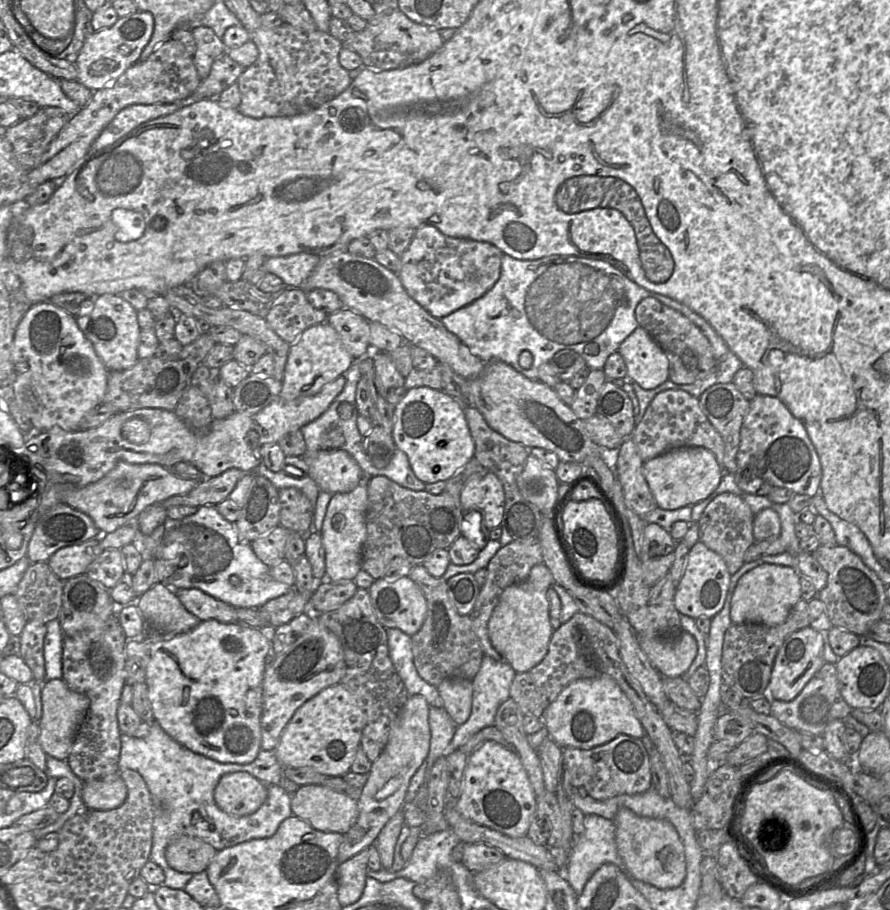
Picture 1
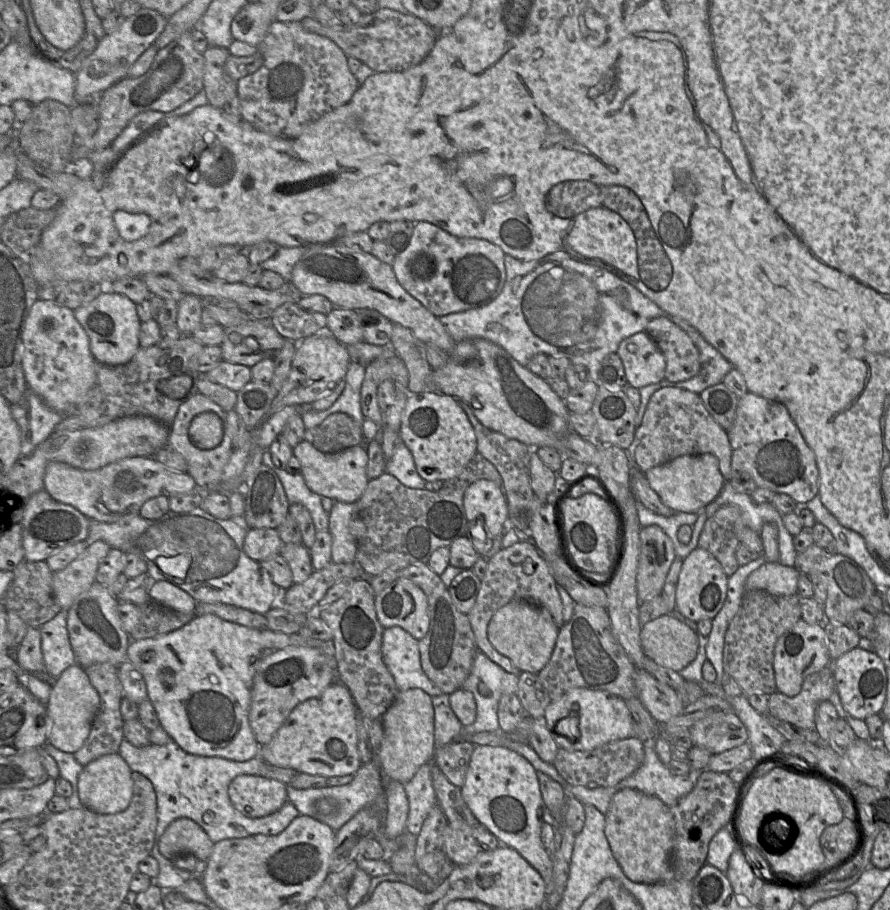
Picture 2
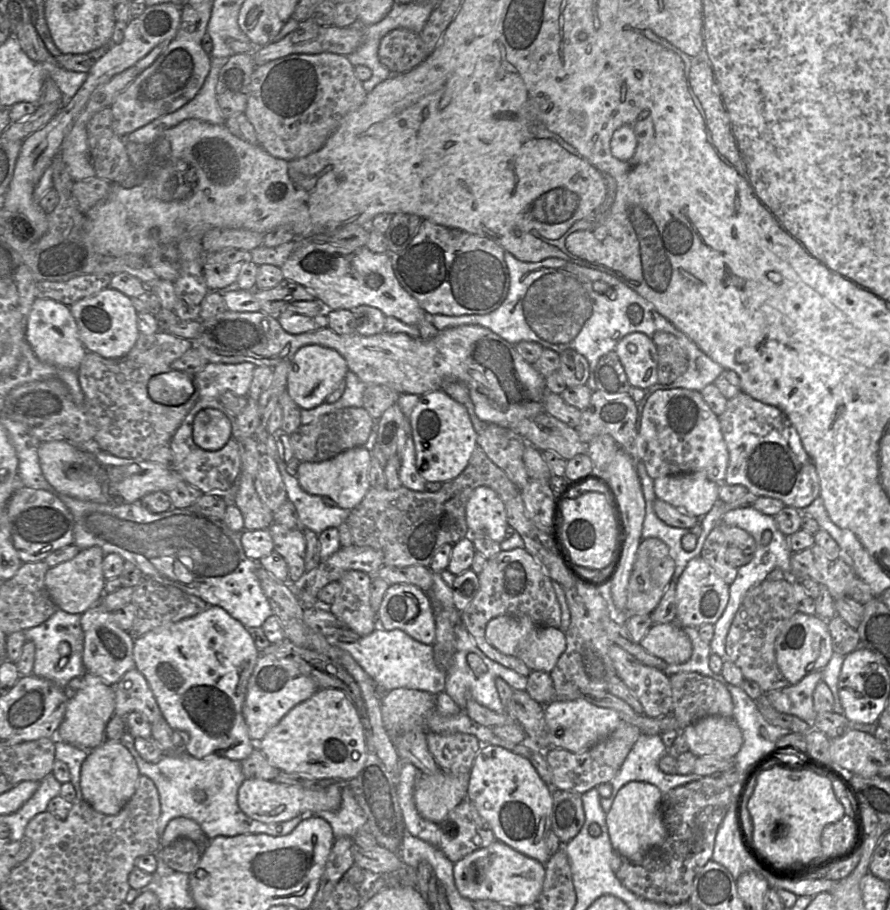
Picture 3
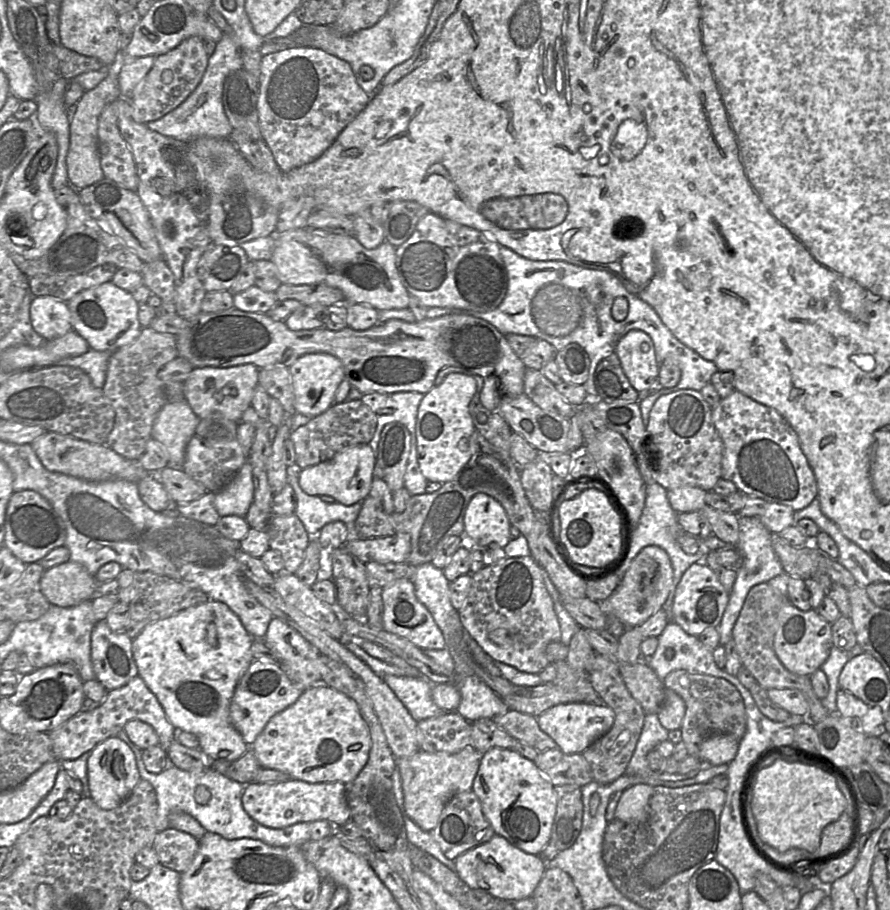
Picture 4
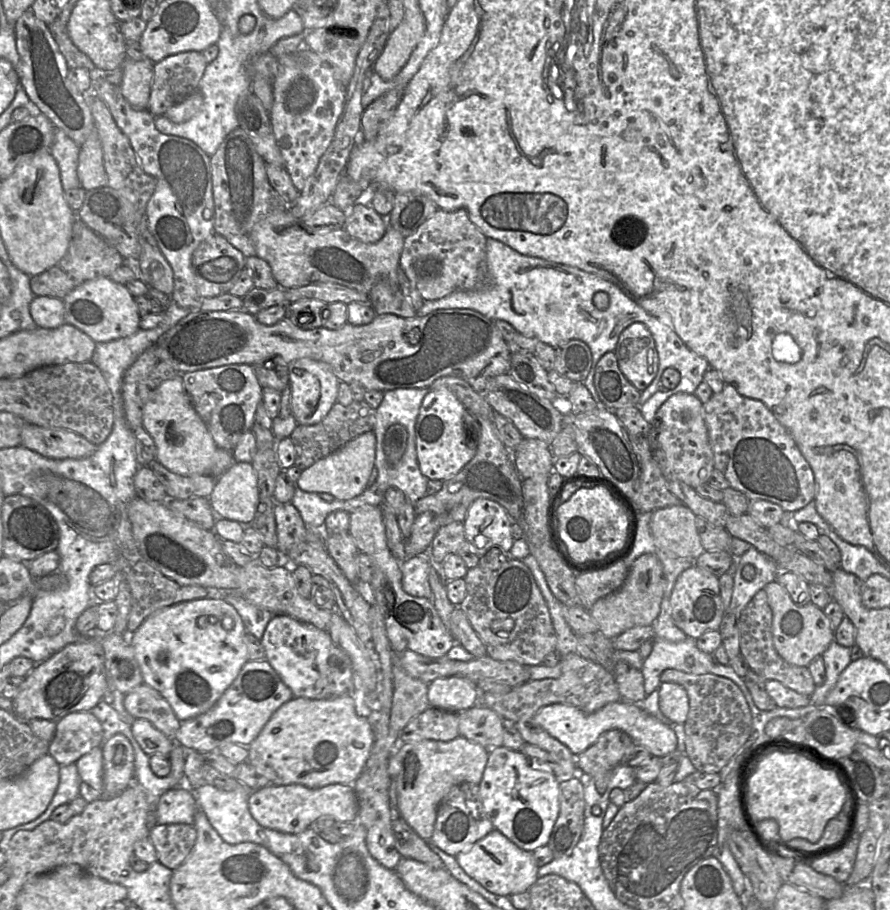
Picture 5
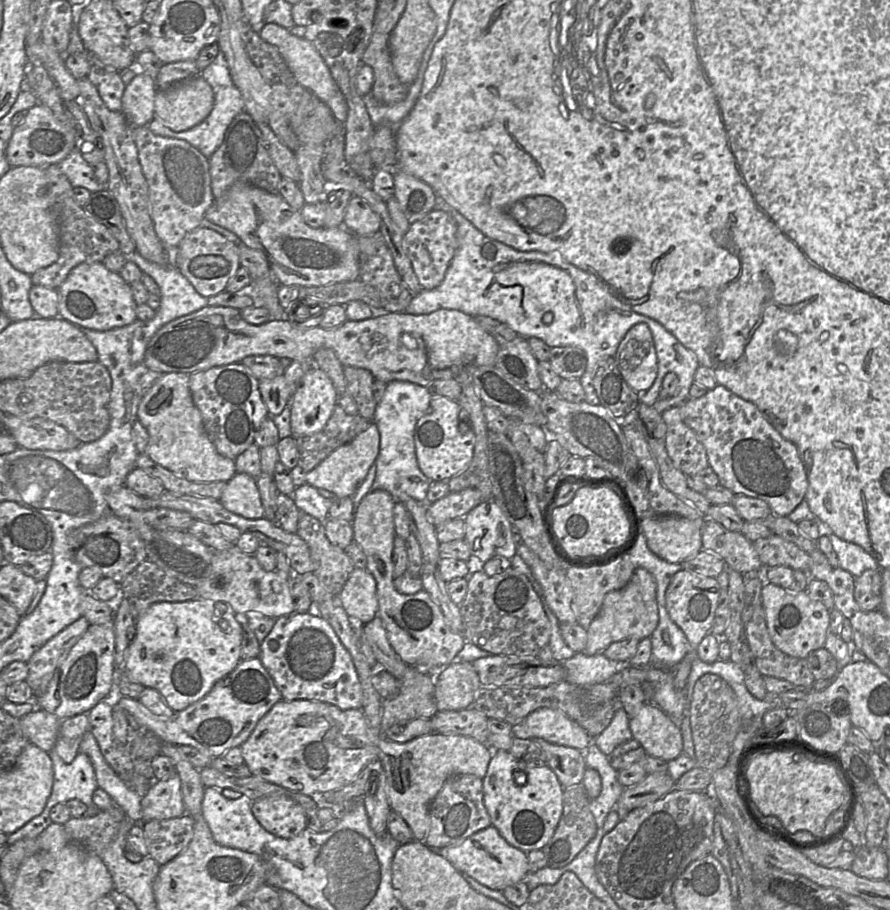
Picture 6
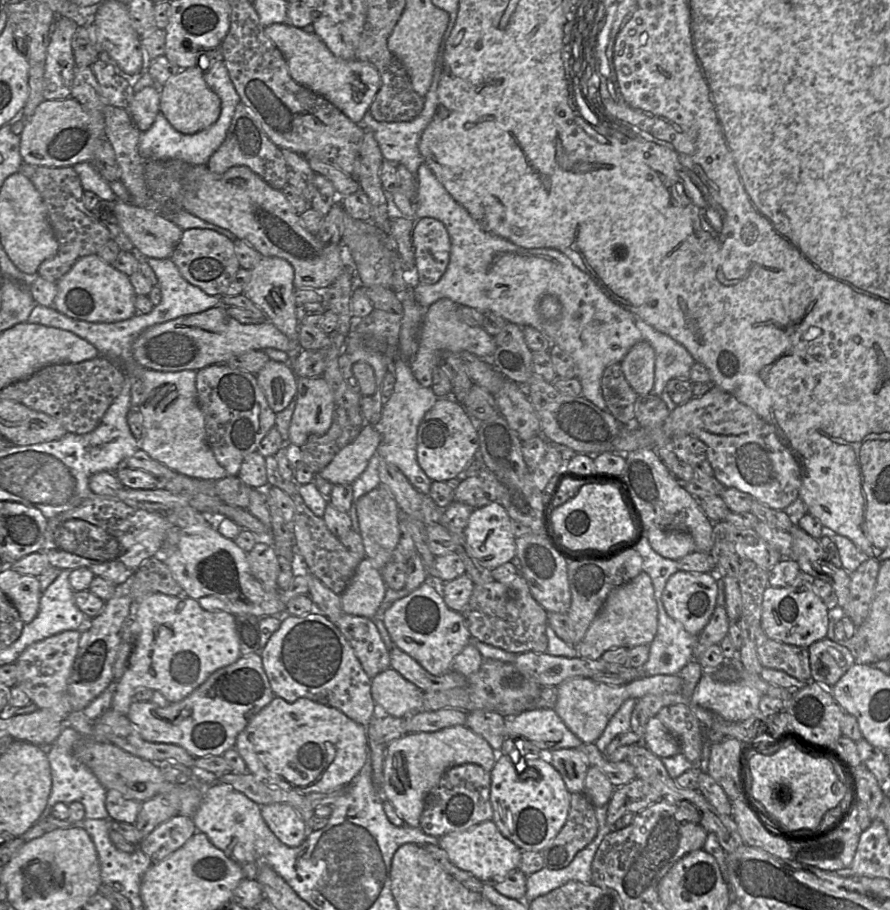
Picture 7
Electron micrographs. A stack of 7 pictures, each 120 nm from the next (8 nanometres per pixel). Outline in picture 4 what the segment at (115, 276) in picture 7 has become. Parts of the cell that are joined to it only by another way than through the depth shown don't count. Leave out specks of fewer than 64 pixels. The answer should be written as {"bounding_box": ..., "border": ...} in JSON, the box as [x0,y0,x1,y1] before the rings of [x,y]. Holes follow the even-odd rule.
{"bounding_box":[67,281,142,352],"border":[[[112,281],[83,290],[67,301],[73,329],[96,351],[115,352],[134,341],[142,330],[138,320],[138,303]]]}

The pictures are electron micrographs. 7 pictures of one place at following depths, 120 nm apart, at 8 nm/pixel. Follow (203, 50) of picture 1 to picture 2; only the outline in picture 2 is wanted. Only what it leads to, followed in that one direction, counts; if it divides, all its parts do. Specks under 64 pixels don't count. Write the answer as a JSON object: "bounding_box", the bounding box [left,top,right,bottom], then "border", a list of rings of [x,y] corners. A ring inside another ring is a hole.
{"bounding_box":[203,46,237,110],"border":[[[209,46],[203,53],[205,59],[203,90],[207,95],[208,104],[221,110],[226,102],[237,95],[237,81],[225,70],[230,55],[227,48],[215,46]]]}

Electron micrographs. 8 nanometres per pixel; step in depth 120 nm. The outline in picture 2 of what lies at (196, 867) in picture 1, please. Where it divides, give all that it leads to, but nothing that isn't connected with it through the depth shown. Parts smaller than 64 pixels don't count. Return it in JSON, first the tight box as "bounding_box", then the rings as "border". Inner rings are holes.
{"bounding_box":[159,817,214,861],"border":[[[182,817],[171,822],[159,841],[160,853],[170,861],[183,853],[191,853],[198,860],[207,861],[214,843],[193,820]]]}

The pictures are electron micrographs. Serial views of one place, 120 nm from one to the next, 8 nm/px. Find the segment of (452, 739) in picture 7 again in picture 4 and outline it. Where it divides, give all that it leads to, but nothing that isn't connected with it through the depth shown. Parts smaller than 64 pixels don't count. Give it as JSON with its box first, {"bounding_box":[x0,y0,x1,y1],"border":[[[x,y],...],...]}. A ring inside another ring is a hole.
{"bounding_box":[397,745,482,831],"border":[[[472,745],[457,753],[417,753],[397,760],[407,815],[424,831],[432,831],[446,803],[456,794],[472,789],[482,754]]]}

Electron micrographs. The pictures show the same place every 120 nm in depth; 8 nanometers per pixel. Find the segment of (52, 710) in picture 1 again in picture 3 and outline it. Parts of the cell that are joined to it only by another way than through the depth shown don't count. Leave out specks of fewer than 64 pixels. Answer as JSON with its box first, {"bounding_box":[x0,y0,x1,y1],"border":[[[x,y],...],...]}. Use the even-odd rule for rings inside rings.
{"bounding_box":[56,672,115,750],"border":[[[86,672],[82,679],[83,687],[69,694],[65,715],[56,731],[56,738],[74,747],[92,750],[105,741],[106,725],[114,715],[115,694],[112,686],[91,673]]]}

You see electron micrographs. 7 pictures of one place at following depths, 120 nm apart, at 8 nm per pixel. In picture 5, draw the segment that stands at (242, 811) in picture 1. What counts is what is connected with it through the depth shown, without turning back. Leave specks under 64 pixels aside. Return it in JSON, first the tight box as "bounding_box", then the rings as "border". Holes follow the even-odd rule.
{"bounding_box":[247,784,358,833],"border":[[[301,784],[267,785],[251,791],[247,801],[249,812],[258,824],[282,833],[300,833],[323,815],[339,822],[358,819],[358,802],[352,785],[330,784],[320,788]]]}

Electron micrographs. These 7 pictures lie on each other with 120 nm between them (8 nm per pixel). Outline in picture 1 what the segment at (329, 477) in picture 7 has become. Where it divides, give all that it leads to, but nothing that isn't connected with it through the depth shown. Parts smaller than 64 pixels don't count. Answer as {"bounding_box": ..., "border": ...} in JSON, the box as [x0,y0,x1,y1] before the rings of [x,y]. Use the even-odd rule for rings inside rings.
{"bounding_box":[304,449,363,494],"border":[[[342,449],[318,450],[304,455],[310,476],[320,491],[331,494],[352,491],[363,479],[355,459]]]}

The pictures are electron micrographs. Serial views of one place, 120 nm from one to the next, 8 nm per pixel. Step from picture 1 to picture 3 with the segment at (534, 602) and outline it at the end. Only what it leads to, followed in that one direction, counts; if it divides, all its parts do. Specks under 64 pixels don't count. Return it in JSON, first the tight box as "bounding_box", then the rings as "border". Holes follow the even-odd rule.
{"bounding_box":[485,615,566,673],"border":[[[500,615],[492,618],[486,625],[485,638],[501,653],[523,661],[531,671],[550,673],[566,649],[565,633],[560,628],[539,626],[526,615]]]}

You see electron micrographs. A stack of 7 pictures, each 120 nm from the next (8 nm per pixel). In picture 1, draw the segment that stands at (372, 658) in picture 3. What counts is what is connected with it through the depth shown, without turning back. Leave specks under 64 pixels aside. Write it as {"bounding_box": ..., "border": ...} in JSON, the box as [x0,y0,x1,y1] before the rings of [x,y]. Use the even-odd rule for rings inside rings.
{"bounding_box":[386,628,443,707],"border":[[[397,628],[386,629],[389,656],[410,695],[422,695],[429,706],[443,707],[437,687],[419,675],[413,659],[411,636]]]}

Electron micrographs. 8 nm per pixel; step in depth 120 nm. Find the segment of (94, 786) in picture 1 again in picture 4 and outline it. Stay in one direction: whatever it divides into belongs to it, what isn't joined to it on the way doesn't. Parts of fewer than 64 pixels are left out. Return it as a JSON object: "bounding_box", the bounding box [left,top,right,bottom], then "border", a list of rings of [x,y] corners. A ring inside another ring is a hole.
{"bounding_box":[87,736,140,810],"border":[[[111,736],[97,744],[87,760],[90,797],[104,810],[118,807],[140,780],[136,759],[130,747],[118,736]]]}

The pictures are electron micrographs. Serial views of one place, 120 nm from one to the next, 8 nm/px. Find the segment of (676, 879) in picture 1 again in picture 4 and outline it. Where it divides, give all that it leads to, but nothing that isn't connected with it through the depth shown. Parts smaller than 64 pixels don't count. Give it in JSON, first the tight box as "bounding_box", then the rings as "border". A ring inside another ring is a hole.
{"bounding_box":[614,784,653,822],"border":[[[635,784],[625,789],[617,803],[614,818],[624,822],[643,821],[653,790],[648,784]]]}

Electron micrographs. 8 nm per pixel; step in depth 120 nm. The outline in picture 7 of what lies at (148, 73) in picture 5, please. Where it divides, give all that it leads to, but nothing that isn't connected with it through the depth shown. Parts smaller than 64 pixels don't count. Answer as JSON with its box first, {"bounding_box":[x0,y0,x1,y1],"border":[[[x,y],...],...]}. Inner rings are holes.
{"bounding_box":[128,87,160,132],"border":[[[145,87],[136,92],[130,102],[128,112],[140,132],[147,131],[160,112],[160,87]]]}

